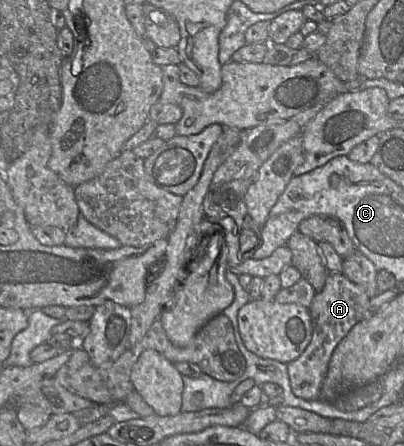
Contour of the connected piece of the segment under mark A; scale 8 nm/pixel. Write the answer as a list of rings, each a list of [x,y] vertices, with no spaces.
[[[329,272],[323,288],[316,292],[308,307],[312,323],[311,341],[304,352],[287,364],[292,392],[308,401],[318,400],[331,355],[338,343],[349,331],[367,317],[370,297],[359,285],[351,282],[343,273]]]

